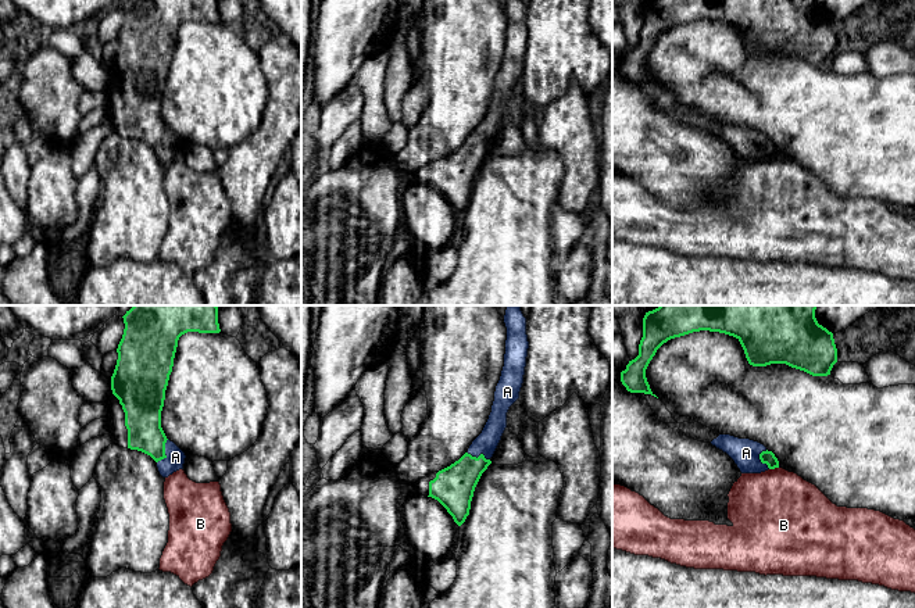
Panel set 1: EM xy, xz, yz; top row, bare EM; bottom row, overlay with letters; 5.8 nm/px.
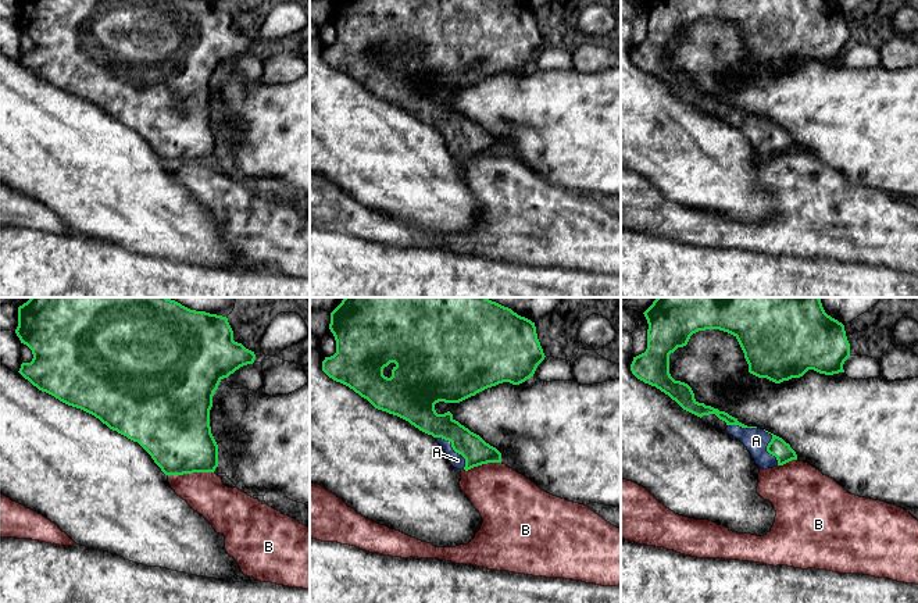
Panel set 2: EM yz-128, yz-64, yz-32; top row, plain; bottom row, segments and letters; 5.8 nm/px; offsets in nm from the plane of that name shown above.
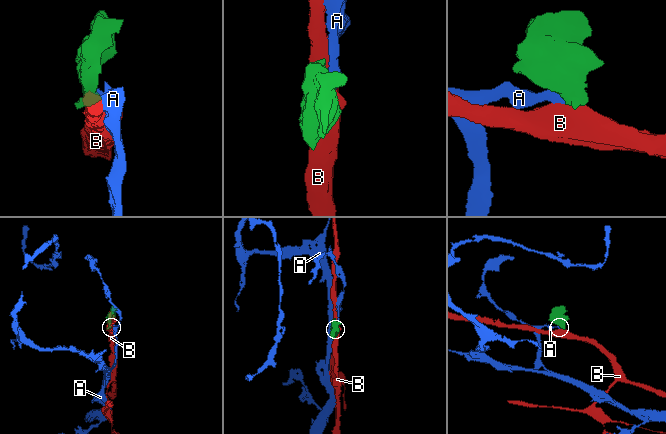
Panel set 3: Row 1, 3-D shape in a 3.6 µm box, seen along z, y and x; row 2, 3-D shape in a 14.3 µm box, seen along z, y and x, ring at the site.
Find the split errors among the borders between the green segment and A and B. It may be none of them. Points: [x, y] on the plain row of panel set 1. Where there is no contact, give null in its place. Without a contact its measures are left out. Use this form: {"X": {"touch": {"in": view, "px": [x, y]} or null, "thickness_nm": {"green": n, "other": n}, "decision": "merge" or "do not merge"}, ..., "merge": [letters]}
{"A": {"touch": {"in": "xy", "px": [164, 140]}, "thickness_nm": {"green": 200, "other": 110}, "decision": "merge"}, "B": {"touch": {"in": "yz", "px": [774, 157]}, "thickness_nm": {"green": 80, "other": 480}, "decision": "do not merge"}, "merge": ["A"]}

